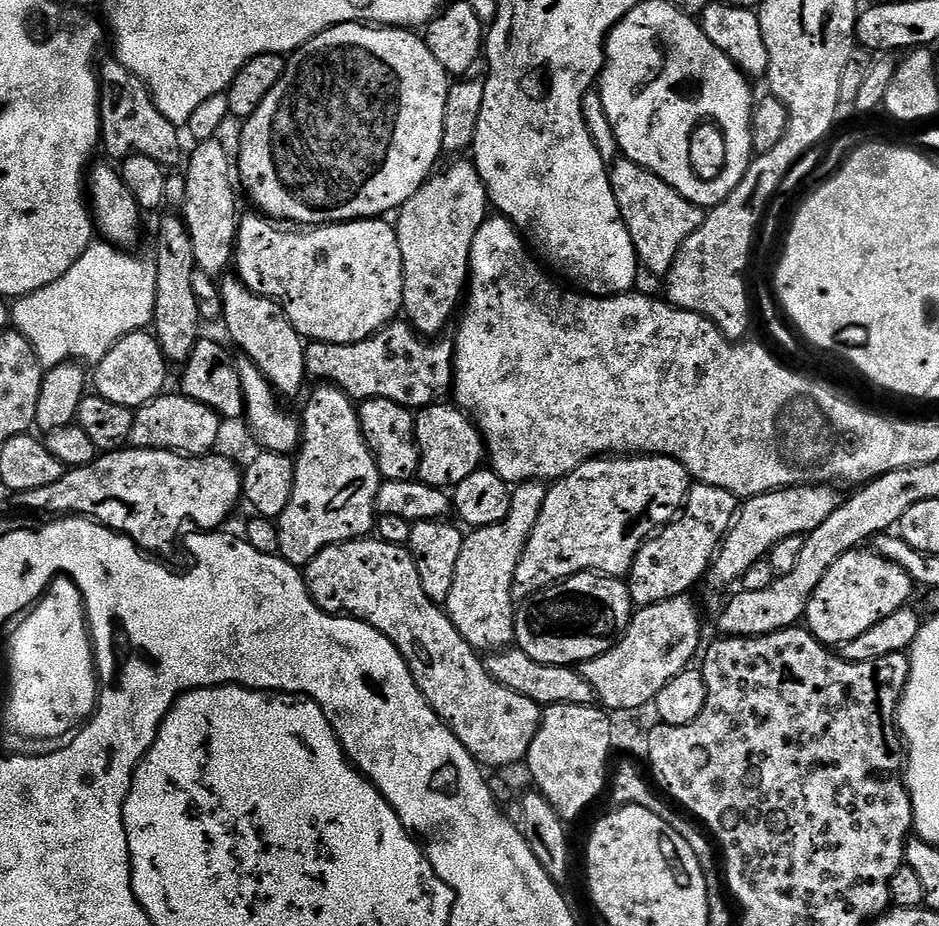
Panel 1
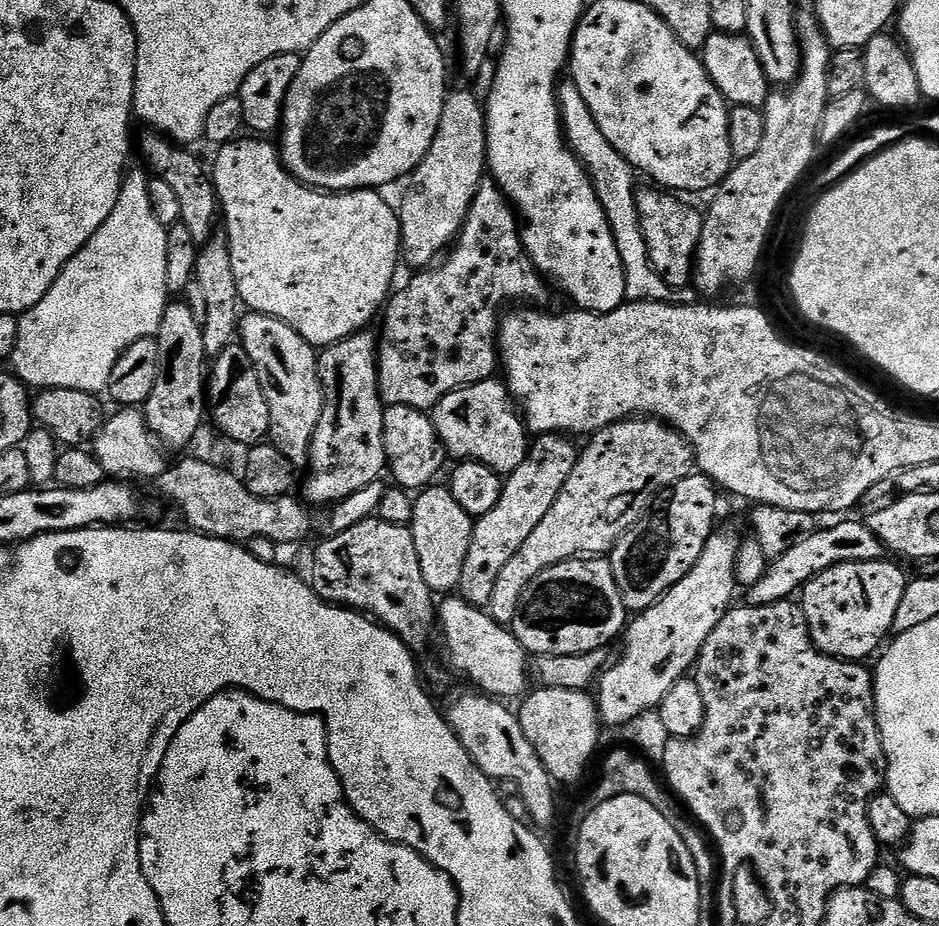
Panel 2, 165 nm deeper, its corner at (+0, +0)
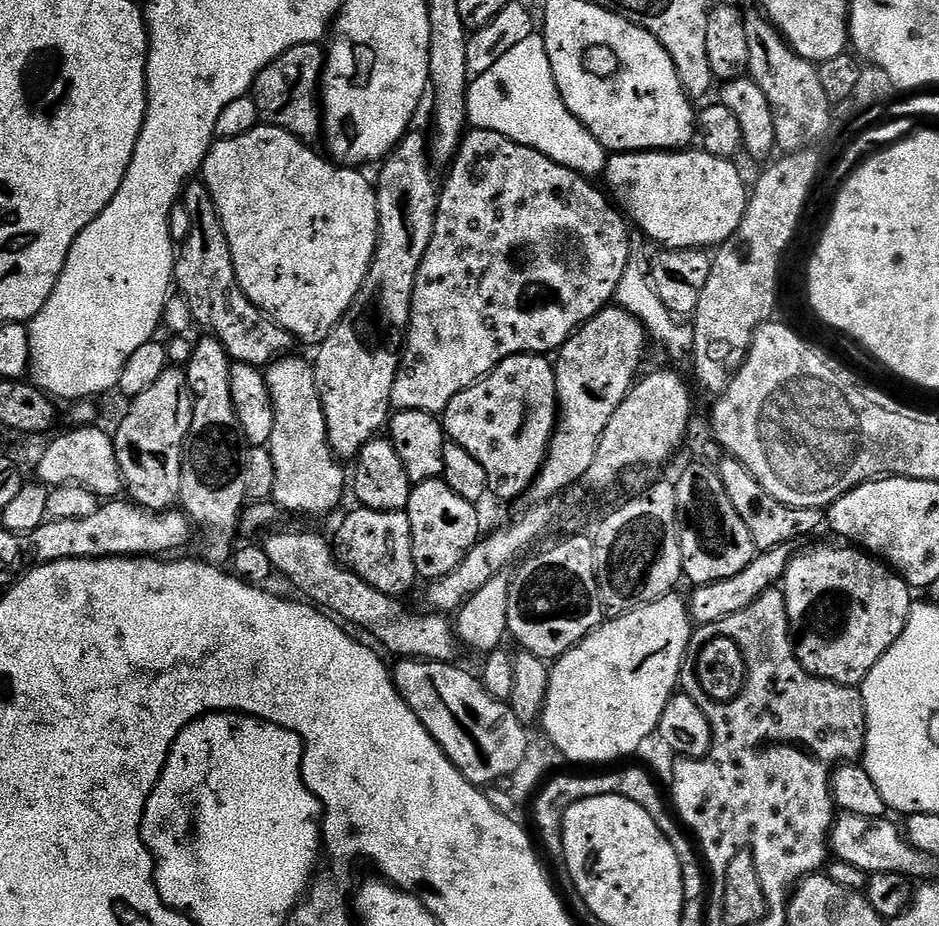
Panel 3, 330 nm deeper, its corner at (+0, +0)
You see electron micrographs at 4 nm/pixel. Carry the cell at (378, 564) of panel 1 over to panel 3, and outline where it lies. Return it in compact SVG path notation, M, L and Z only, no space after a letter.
M357 507L340 524L334 536L334 551L339 563L352 569L358 578L382 590L388 596L404 598L418 584L414 566L414 550L407 511L379 512Z

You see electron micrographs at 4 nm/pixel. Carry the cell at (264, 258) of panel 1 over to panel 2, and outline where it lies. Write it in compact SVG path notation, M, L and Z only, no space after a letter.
M241 138L230 144L219 145L216 161L210 164L212 184L216 187L216 199L220 201L222 213L222 228L228 237L230 246L230 263L234 266L234 282L238 282L238 294L241 305L248 312L261 312L267 316L278 318L289 324L307 344L323 350L330 344L340 340L349 340L354 333L363 332L369 327L372 319L381 315L390 293L393 291L392 279L396 276L396 267L402 264L402 249L400 246L400 217L397 209L392 208L383 200L379 191L371 188L357 188L355 192L321 192L307 188L299 180L293 180L292 175L284 167L280 159L280 149L275 143L267 144L264 138Z

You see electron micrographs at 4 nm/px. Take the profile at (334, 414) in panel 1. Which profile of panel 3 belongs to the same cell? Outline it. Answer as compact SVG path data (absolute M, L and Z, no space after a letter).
M416 131L403 136L382 164L376 188L380 237L366 282L338 326L315 349L316 388L326 414L328 441L344 462L355 461L366 442L377 439L390 419L392 387L412 313L414 278L436 221L438 180L436 184L432 177L429 141L425 133Z

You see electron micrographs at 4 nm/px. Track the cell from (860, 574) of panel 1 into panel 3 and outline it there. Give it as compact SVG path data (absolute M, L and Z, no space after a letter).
M852 546L840 547L844 548L822 548L802 556L795 555L784 575L782 591L800 665L820 680L859 686L864 683L878 658L894 646L898 634L906 630L914 592L899 574L877 557Z

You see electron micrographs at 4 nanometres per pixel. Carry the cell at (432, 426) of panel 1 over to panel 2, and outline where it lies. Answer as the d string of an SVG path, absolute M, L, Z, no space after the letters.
M503 379L480 380L454 390L437 402L430 415L445 453L451 459L453 456L453 461L473 460L490 466L504 478L522 466L530 447L530 433Z

